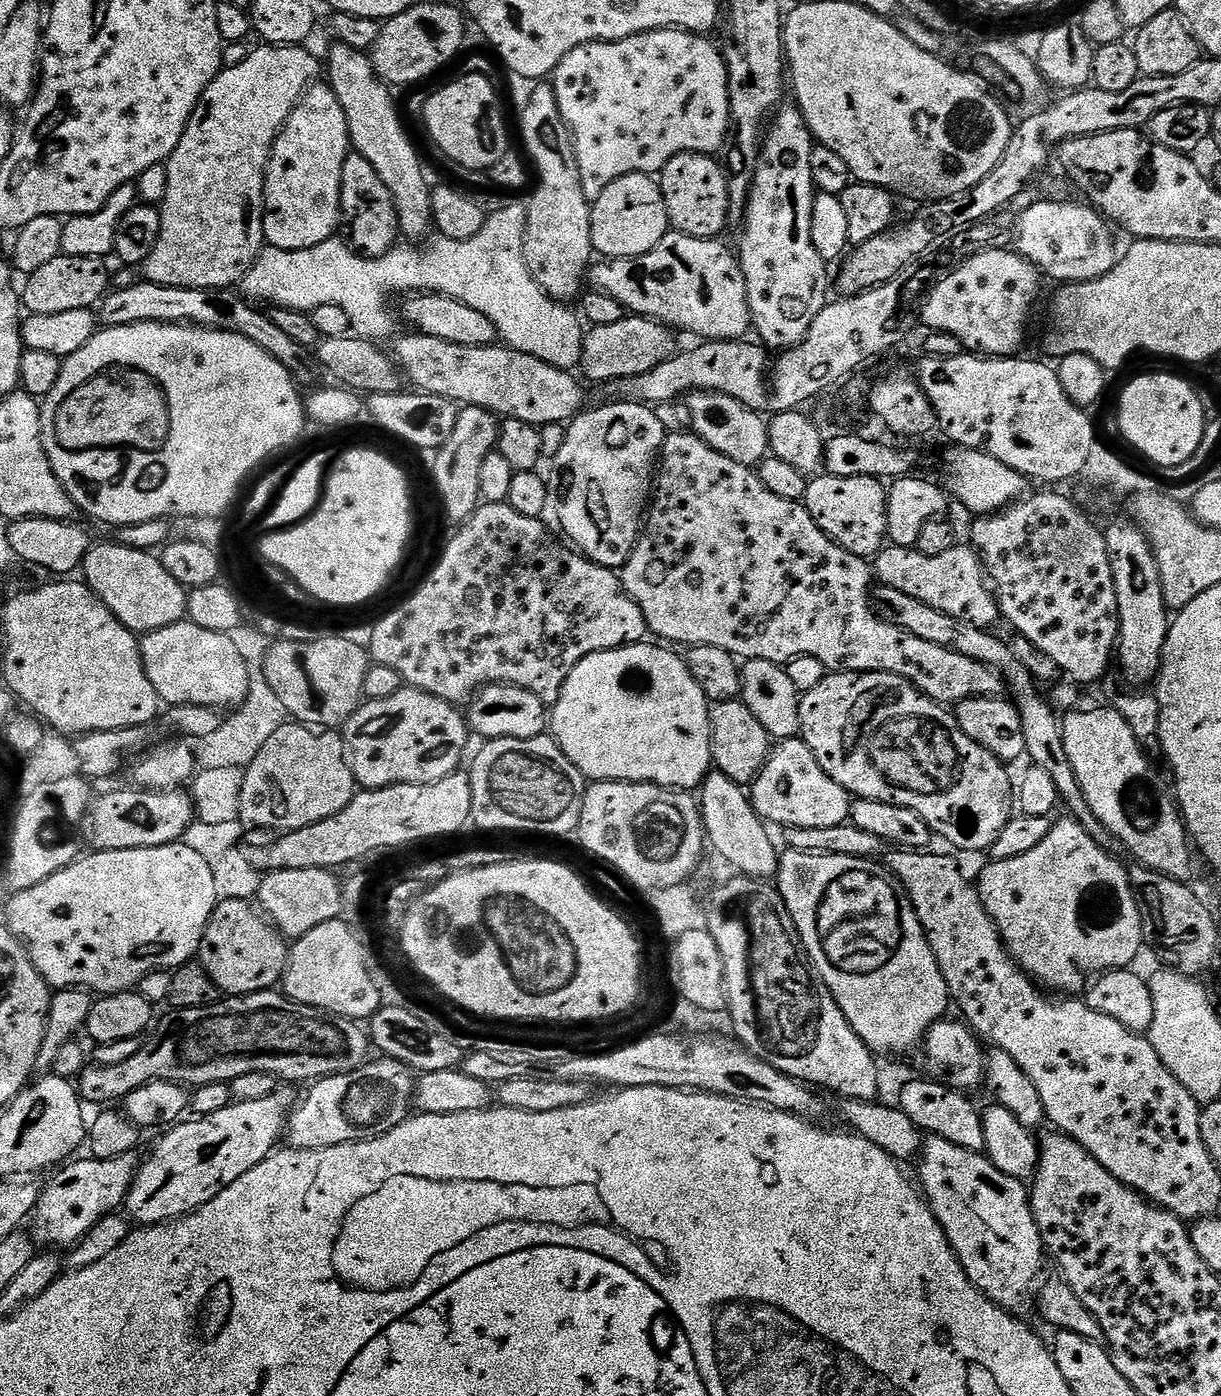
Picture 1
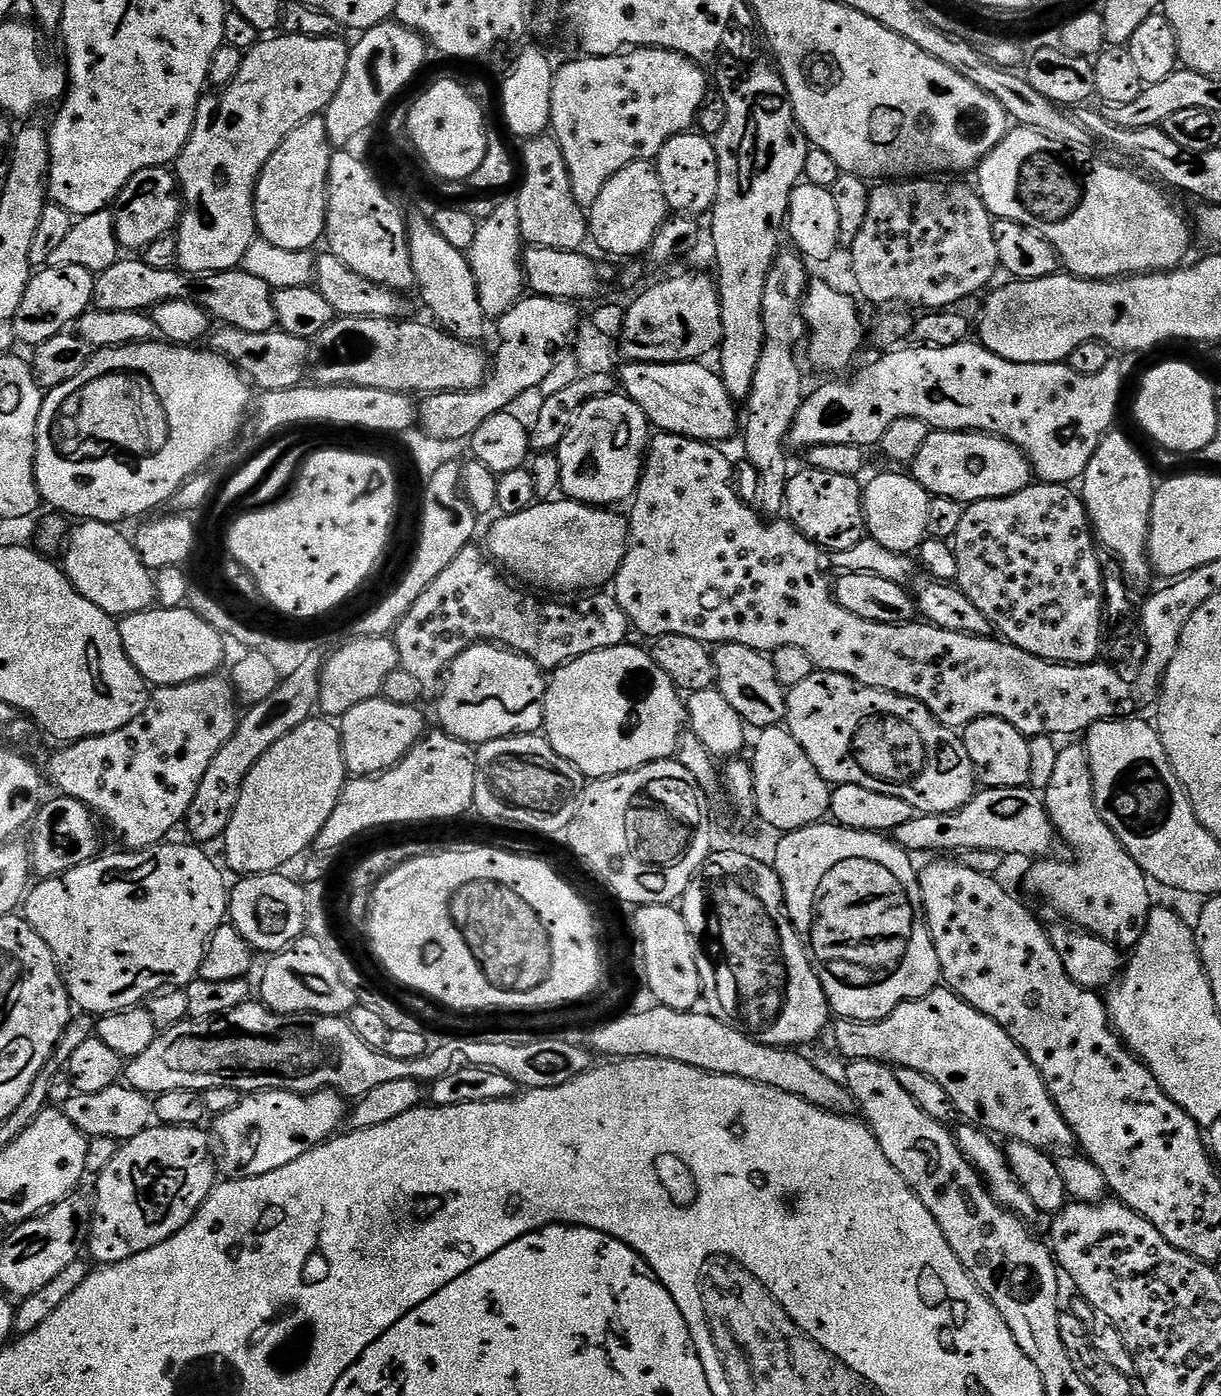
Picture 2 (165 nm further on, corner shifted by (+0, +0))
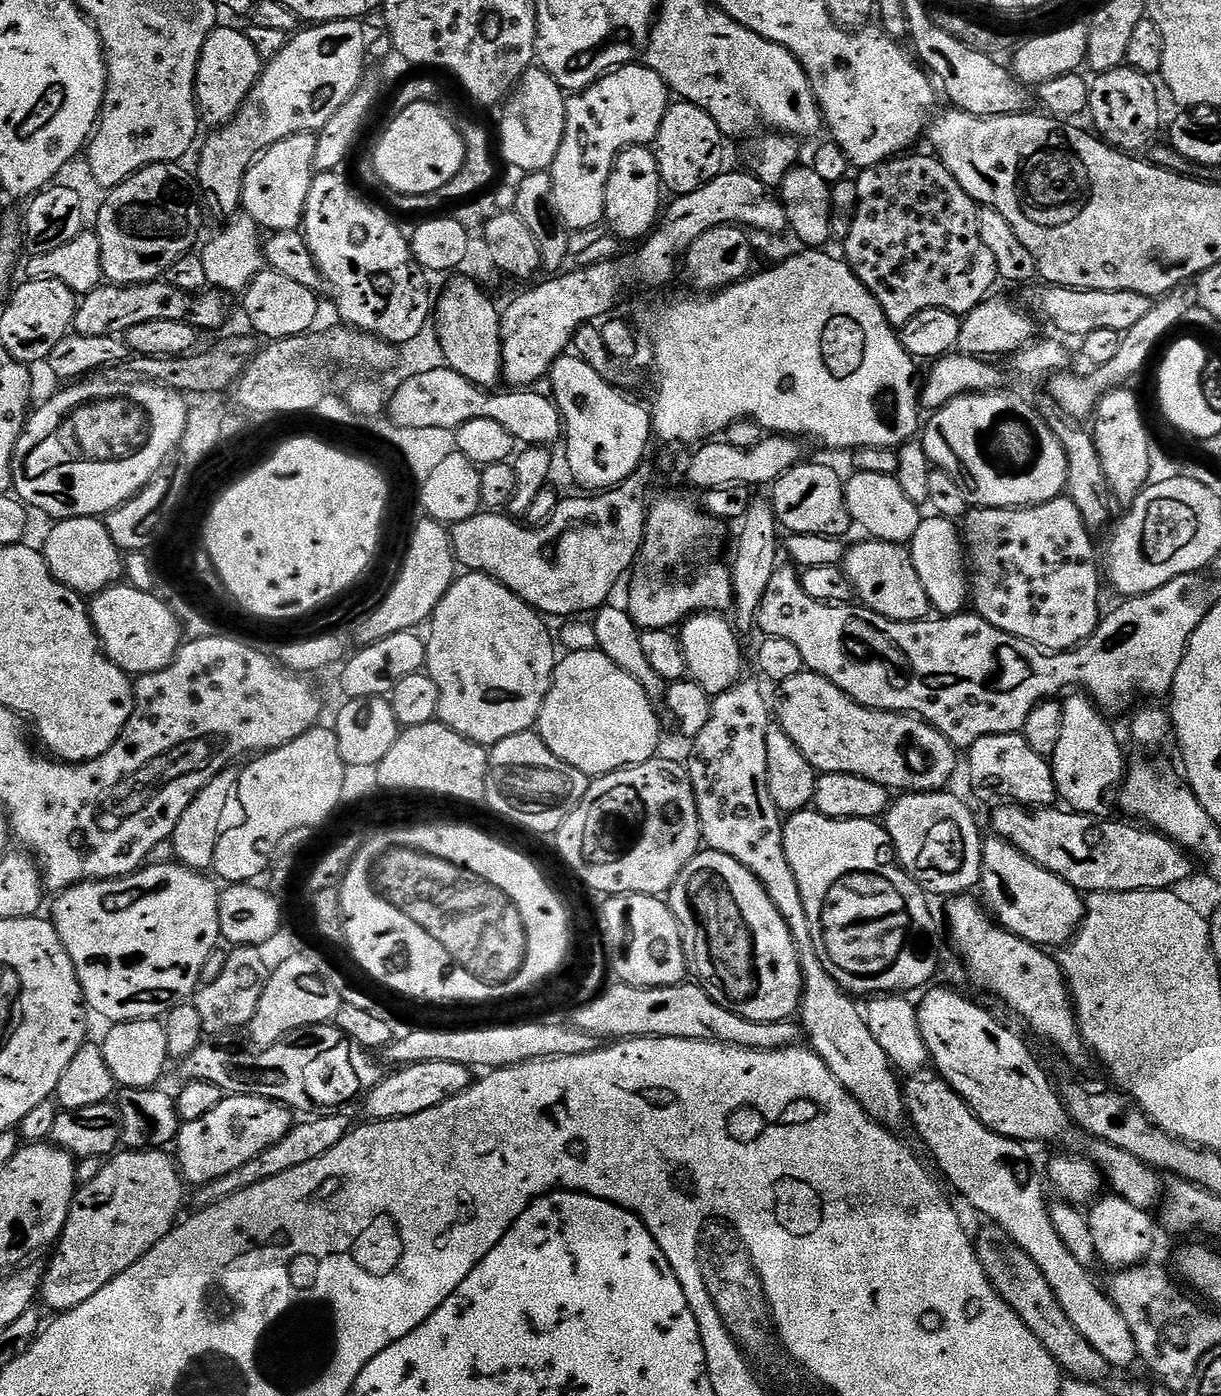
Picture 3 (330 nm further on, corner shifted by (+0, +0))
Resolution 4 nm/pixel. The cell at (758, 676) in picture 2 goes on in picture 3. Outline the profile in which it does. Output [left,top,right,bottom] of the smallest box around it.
[678,612,745,697]

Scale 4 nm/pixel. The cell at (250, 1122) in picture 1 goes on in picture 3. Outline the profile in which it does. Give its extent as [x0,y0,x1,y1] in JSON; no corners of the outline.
[39,1148,186,1314]

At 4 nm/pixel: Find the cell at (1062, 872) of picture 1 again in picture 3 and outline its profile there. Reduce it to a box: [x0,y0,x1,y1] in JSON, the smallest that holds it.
[1050,694,1126,816]

